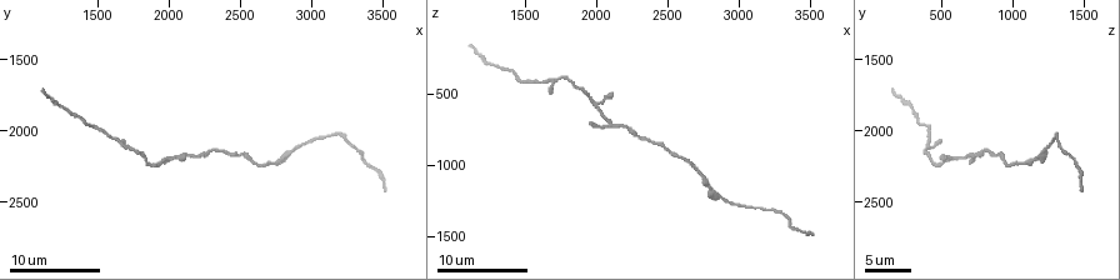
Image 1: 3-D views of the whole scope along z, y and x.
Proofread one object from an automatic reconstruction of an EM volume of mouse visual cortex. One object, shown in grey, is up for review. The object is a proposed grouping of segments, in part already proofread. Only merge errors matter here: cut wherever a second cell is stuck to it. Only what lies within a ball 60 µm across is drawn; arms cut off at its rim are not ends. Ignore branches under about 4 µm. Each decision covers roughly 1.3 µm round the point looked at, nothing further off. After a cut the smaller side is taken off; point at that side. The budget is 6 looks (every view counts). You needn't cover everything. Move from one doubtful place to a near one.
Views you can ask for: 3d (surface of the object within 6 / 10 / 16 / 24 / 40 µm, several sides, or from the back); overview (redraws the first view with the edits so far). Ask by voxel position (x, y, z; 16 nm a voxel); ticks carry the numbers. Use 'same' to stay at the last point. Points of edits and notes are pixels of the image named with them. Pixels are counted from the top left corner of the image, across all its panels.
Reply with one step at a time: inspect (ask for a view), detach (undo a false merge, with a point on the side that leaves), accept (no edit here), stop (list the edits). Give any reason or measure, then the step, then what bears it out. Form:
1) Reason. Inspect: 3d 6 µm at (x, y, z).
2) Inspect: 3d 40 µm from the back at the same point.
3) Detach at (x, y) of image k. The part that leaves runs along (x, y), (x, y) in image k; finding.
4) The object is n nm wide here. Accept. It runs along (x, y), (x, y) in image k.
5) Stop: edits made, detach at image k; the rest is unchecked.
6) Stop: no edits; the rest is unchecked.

Two arms in line, one across. Inspect: 3d 6 µm at (1660, 2080, 400).

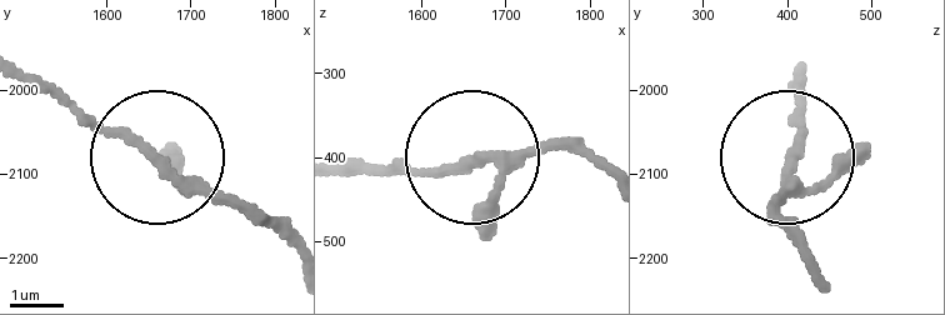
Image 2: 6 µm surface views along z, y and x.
Accept. It runs along (600, 166), (559, 149), (493, 149), (425, 175), (363, 175) in image 2; one cell here.

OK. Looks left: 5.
A narrow waist. Inspect: 3d 16 µm at (2040, 2200, 640).

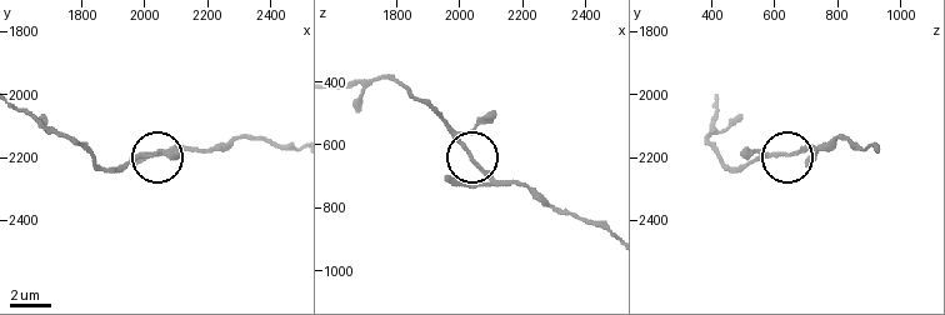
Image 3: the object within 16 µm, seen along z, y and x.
The object is 170 nm wide here. Accept. It runs along (844, 138), (789, 153), (764, 153), (745, 164) in image 3; continuous, no second cell.

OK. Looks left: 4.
Sudden change in width. Inspect: 3d 6 µm at (2900, 2100, 1220).

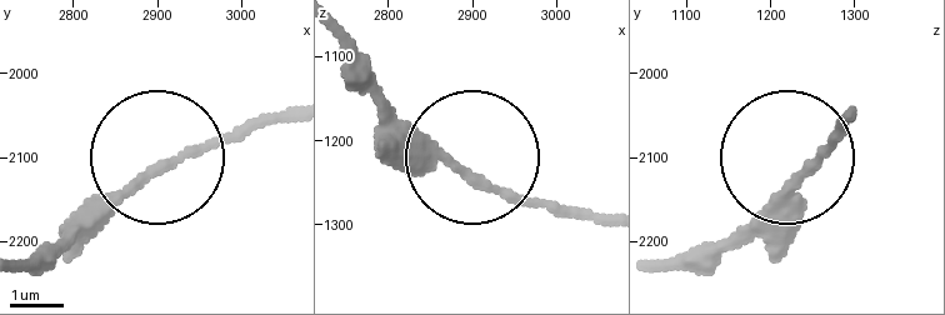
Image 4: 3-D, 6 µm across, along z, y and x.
Accept. It runs along (28, 271), (170, 159), (274, 114) in image 4; all the same cell.

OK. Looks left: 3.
Stop: no edits; the rest is unchecked.

